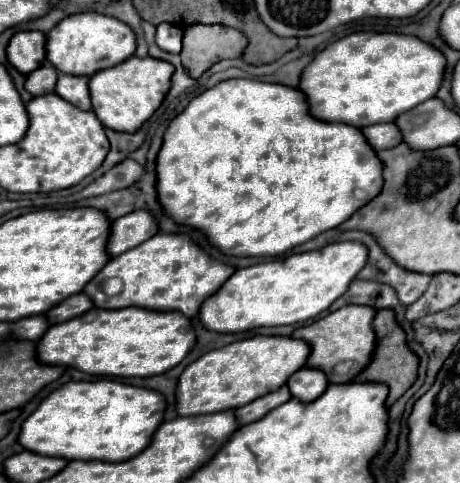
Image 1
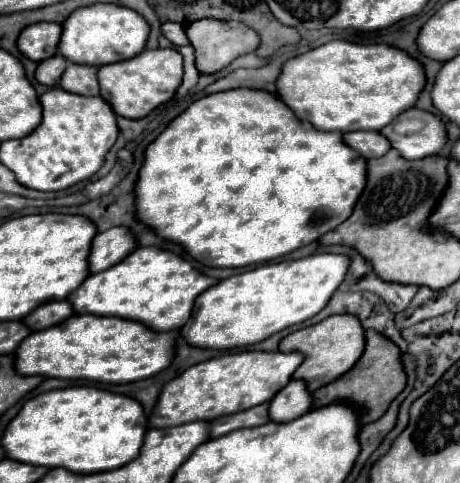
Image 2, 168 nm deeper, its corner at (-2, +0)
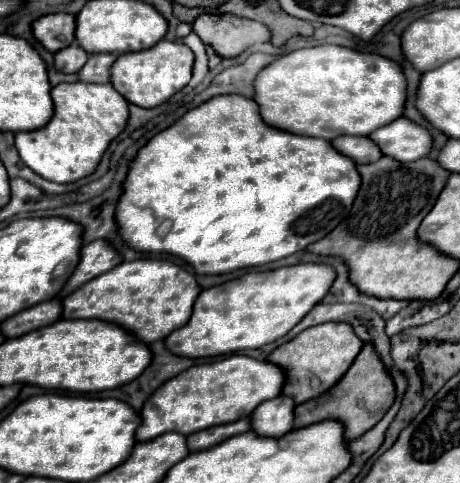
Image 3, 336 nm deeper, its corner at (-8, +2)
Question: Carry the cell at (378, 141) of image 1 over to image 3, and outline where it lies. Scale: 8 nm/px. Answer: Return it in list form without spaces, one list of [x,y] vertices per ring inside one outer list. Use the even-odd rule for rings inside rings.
[[[338,136],[336,140],[332,140],[332,146],[356,164],[370,164],[382,156],[376,144],[372,144],[372,140],[368,140],[366,136]]]

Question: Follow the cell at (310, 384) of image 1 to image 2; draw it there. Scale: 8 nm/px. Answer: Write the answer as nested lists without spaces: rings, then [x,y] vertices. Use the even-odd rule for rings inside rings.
[[[290,380],[270,402],[272,422],[290,422],[312,408],[314,398],[310,396],[304,380]]]

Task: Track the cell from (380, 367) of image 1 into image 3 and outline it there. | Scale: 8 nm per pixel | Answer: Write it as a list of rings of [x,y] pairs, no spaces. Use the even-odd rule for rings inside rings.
[[[364,344],[354,364],[336,386],[332,386],[324,396],[310,400],[304,406],[302,404],[296,406],[292,430],[300,430],[320,420],[336,420],[344,426],[344,440],[350,442],[354,438],[360,438],[376,422],[380,422],[380,416],[384,416],[384,412],[392,406],[392,402],[394,402],[394,382],[384,370],[384,366],[380,364],[380,360],[376,360],[376,352],[372,344]]]

